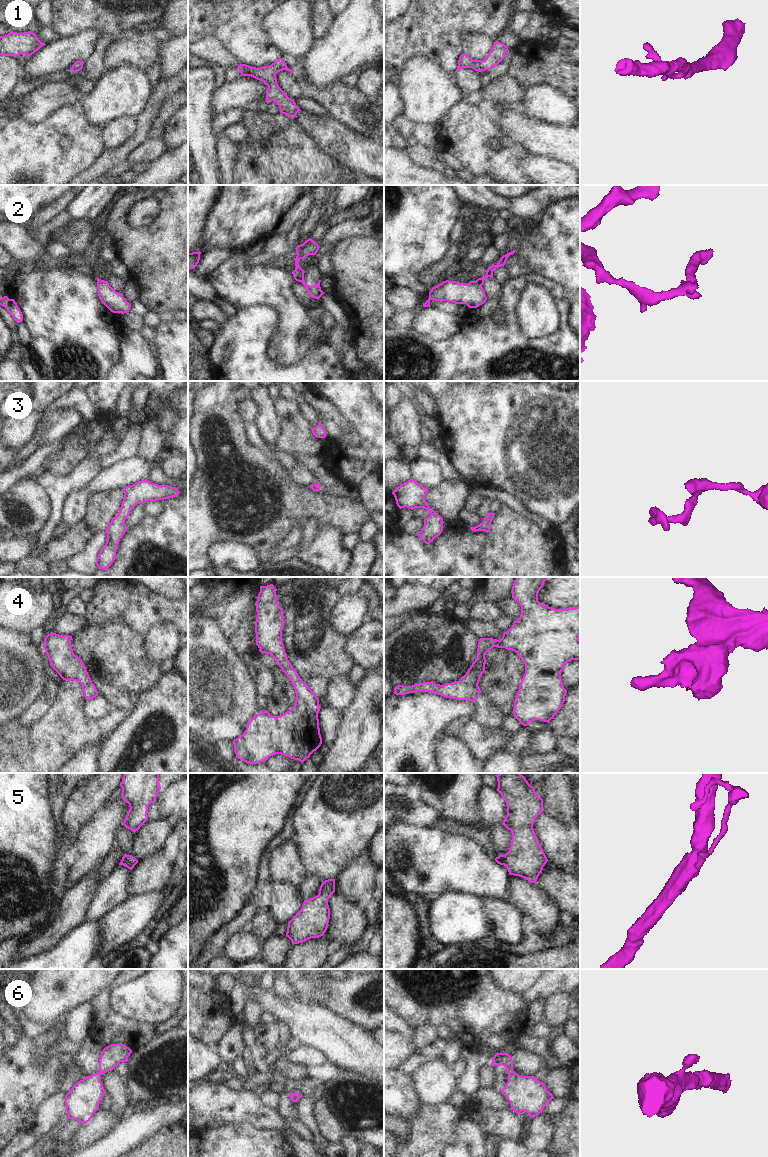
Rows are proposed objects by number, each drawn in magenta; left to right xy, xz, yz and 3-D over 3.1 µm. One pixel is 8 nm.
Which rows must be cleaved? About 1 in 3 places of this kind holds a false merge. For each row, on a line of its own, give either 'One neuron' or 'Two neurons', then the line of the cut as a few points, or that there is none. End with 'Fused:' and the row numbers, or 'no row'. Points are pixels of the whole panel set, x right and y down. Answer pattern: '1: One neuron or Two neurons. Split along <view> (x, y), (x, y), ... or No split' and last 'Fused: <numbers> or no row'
1: One neuron. No split
2: Two neurons. Split along yz (473, 281), (481, 285)
3: One neuron. No split
4: One neuron. No split
5: One neuron. No split
6: One neuron. No split
Fused: 2

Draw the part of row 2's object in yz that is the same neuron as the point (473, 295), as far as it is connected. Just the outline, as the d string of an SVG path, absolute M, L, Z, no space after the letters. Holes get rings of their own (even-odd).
M446 280L431 289L423 307L430 307L431 300L466 304L469 308L477 308L486 302L487 297L482 285L474 281L464 284Z

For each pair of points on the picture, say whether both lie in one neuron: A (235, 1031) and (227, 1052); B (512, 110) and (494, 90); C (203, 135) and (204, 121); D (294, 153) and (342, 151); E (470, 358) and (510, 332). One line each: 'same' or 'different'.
A: same
B: different
C: same
D: different
E: same

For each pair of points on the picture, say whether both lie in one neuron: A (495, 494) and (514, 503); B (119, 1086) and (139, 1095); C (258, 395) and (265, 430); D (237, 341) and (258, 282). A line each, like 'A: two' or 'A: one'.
A: one
B: two
C: one
D: two

